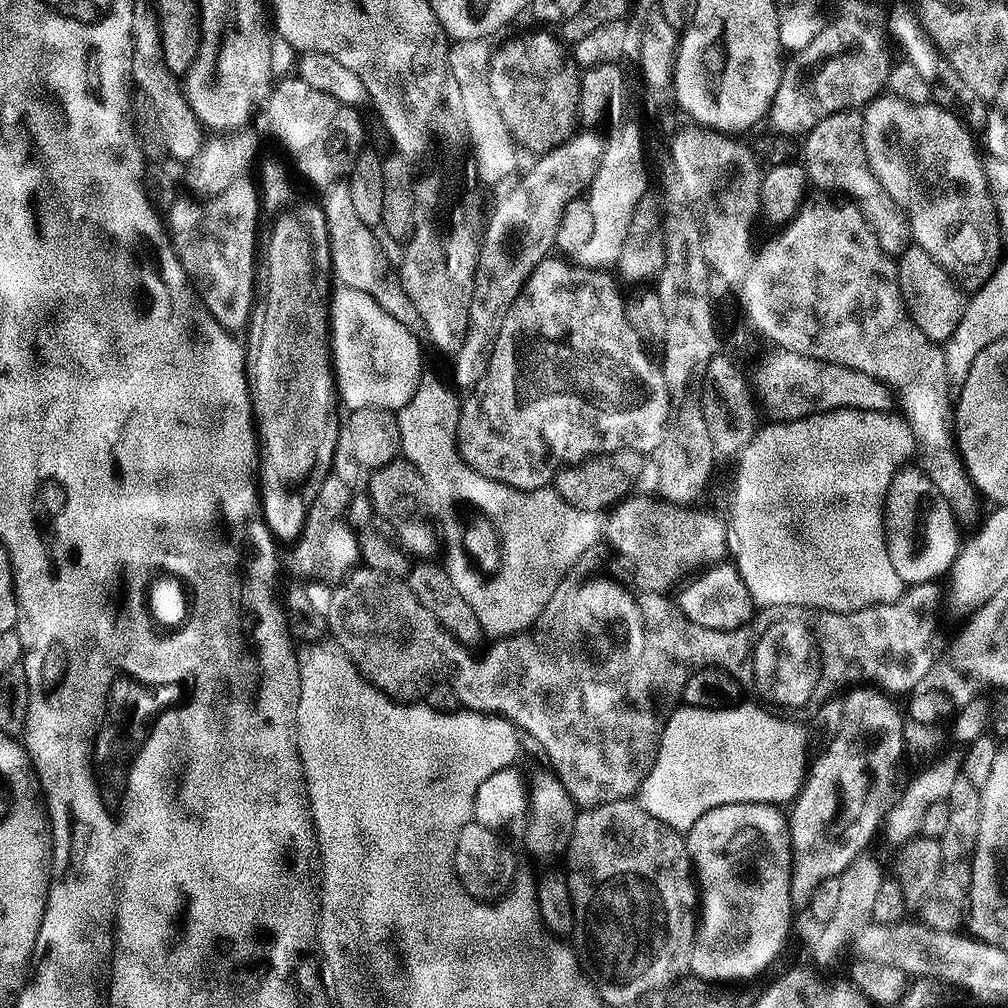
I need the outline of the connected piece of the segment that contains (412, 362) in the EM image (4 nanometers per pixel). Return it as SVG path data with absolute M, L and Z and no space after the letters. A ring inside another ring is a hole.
M337 287L330 304L330 360L334 365L334 384L338 396L344 399L345 409L353 408L386 408L401 410L411 400L418 388L422 375L420 368L421 341L402 326L370 294L353 288Z

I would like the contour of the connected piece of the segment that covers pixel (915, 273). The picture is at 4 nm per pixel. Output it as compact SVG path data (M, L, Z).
M910 246L906 251L900 253L898 257L898 275L900 277L900 289L904 295L904 304L912 316L912 320L926 334L926 338L937 342L947 342L954 334L958 322L964 313L966 303L965 293L961 285L953 277L948 275L948 271L926 250Z

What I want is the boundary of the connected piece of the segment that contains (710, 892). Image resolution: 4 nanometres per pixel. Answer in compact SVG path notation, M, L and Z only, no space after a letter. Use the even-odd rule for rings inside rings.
M727 804L718 806L688 829L688 859L692 861L698 885L698 924L704 927L704 940L712 948L732 948L732 940L744 939L752 924L764 924L776 908L793 907L790 894L792 881L792 838L790 824L775 804Z

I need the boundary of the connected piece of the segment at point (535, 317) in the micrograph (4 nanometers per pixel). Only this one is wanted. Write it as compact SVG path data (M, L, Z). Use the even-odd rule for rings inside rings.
M547 258L541 261L529 273L525 283L520 286L520 292L514 298L509 309L506 310L505 317L502 318L501 328L492 342L488 369L484 379L478 385L478 391L475 393L475 395L477 394L476 400L470 401L468 405L464 404L459 409L456 450L461 459L478 475L494 480L498 484L505 484L508 488L515 488L518 492L535 492L547 489L553 483L554 473L561 466L578 464L609 452L623 452L639 448L659 449L665 437L666 425L674 412L674 402L672 404L674 396L669 389L669 382L659 367L654 366L652 368L651 358L644 353L644 348L646 349L645 341L641 340L638 333L630 326L624 309L626 302L624 298L620 298L620 292L616 289L617 281L614 279L613 273L611 271L608 273L608 270L601 270L596 266L569 262L564 258L556 259L560 260ZM592 332L604 332L604 344L602 341L596 340L596 336Z

